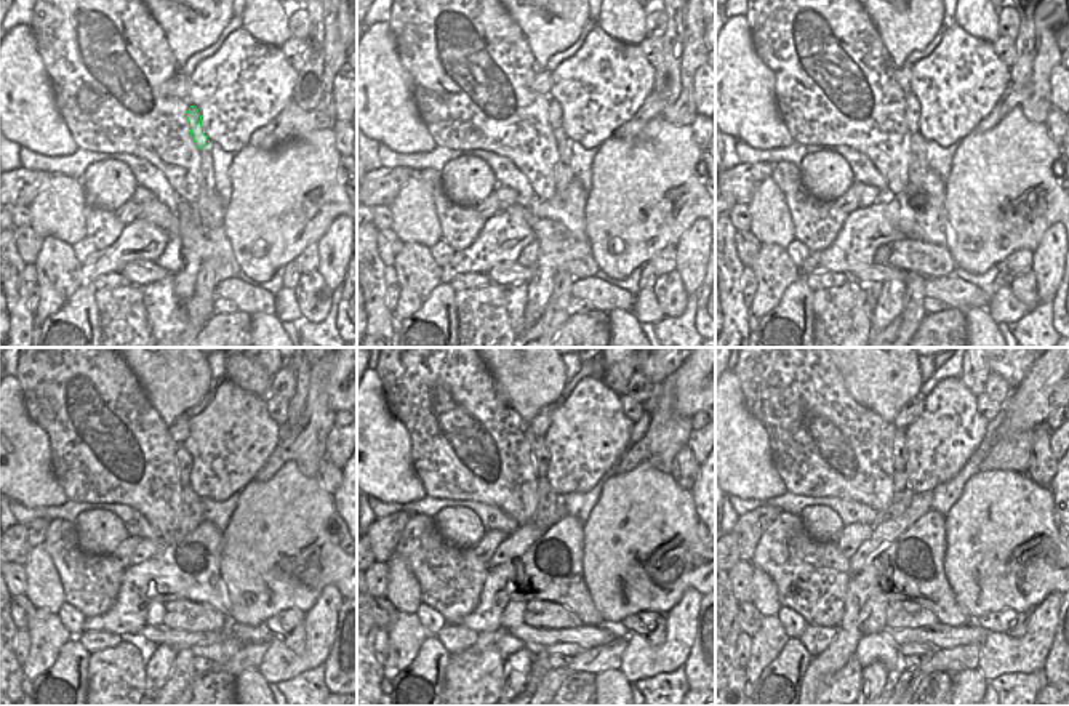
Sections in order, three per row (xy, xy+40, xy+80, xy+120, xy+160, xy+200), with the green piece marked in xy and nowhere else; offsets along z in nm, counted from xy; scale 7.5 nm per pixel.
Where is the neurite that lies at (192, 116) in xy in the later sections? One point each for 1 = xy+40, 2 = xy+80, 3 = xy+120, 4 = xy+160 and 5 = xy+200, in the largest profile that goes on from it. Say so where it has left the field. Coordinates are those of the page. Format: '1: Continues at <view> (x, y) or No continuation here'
1: Continues at xy+40 (554, 108)
2: Continues at xy+80 (912, 108)
3: Continues at xy+120 (183, 457)
4: Continues at xy+160 (540, 452)
5: Continues at xy+200 (900, 450).

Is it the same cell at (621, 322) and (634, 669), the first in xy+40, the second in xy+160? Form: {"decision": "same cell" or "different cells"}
{"decision": "different cells"}

